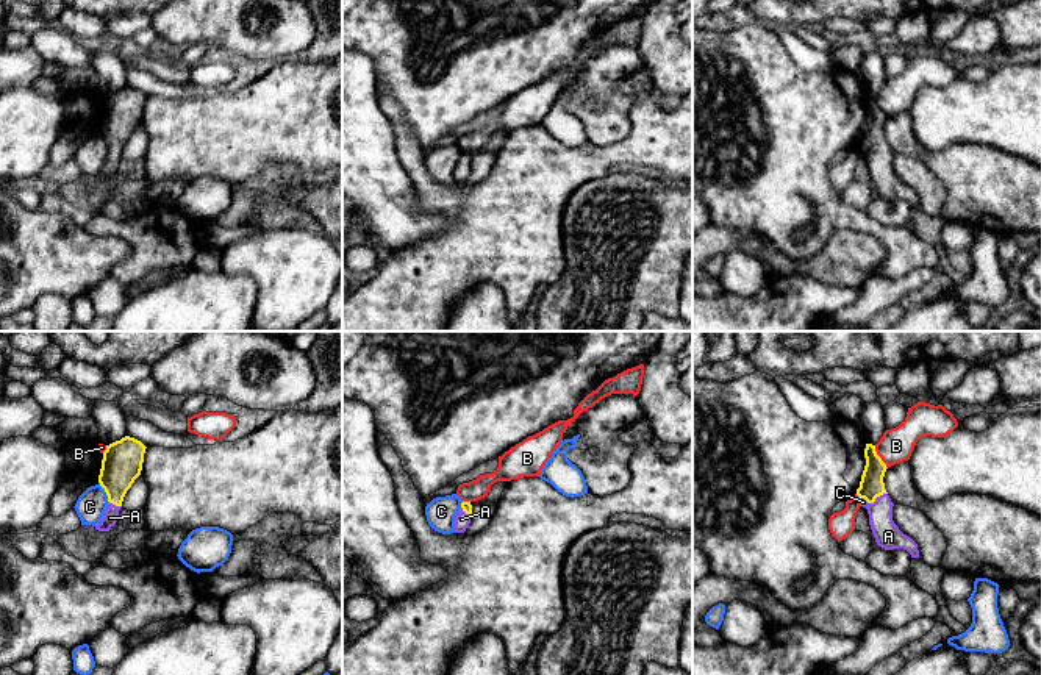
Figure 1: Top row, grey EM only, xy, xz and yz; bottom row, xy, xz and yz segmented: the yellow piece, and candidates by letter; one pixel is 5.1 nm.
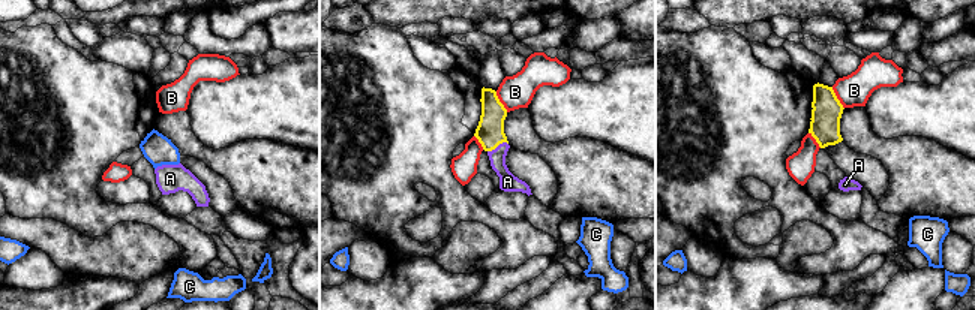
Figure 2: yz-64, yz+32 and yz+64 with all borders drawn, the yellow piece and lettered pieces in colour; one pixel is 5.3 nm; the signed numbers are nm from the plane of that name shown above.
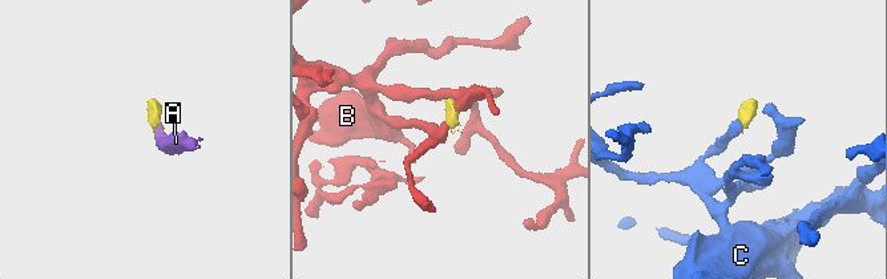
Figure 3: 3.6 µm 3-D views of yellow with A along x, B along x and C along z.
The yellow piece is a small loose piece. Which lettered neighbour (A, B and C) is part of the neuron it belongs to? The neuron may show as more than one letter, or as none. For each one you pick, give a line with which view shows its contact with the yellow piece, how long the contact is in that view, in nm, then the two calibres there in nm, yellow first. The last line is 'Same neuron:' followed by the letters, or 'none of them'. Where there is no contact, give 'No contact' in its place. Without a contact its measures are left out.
A: Touches yellow in yz. Shared border 110 nm. Thickness 130 nm (yellow) against 140 nm
Same neuron: A

